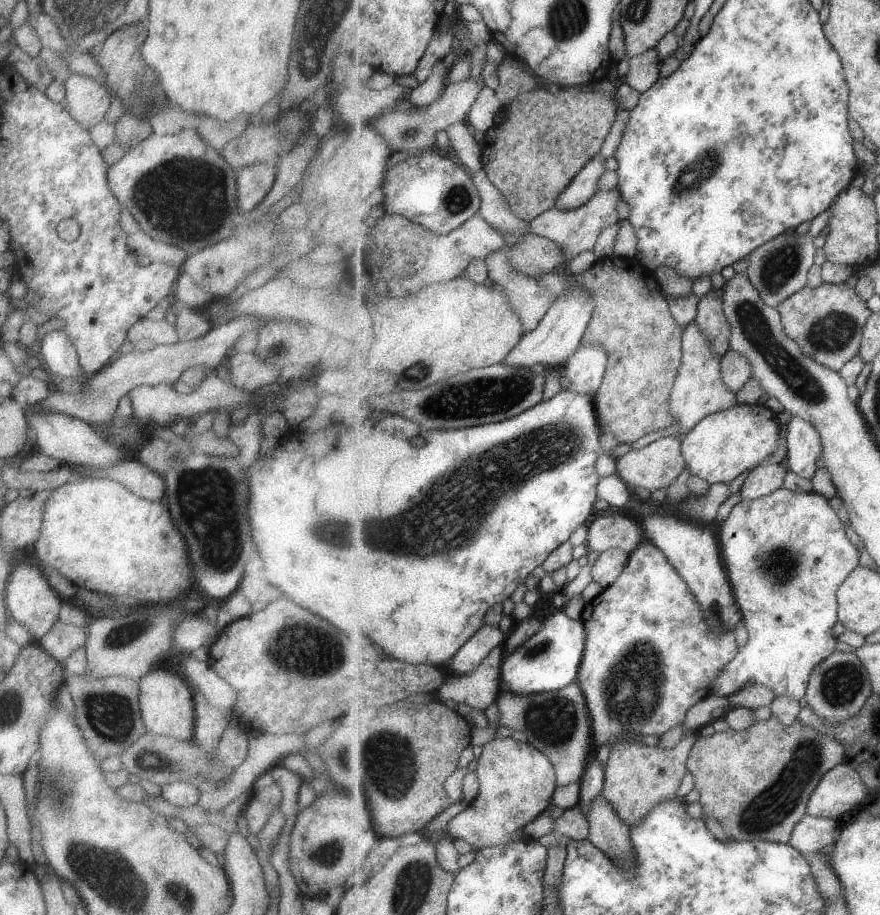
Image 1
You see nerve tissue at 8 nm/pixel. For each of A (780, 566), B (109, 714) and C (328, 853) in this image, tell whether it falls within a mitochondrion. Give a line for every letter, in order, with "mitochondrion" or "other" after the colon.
A: mitochondrion
B: mitochondrion
C: mitochondrion

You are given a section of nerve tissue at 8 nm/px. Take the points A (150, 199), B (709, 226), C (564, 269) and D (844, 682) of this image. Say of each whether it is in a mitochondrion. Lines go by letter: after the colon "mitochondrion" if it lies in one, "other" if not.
A: mitochondrion
B: other
C: other
D: mitochondrion

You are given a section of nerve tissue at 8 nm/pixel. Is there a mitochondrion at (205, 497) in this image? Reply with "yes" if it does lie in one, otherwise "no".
yes

